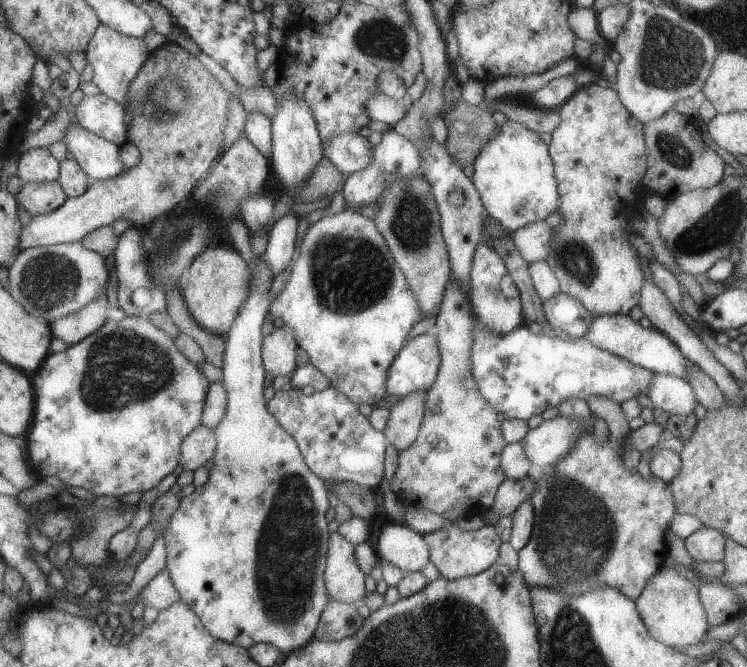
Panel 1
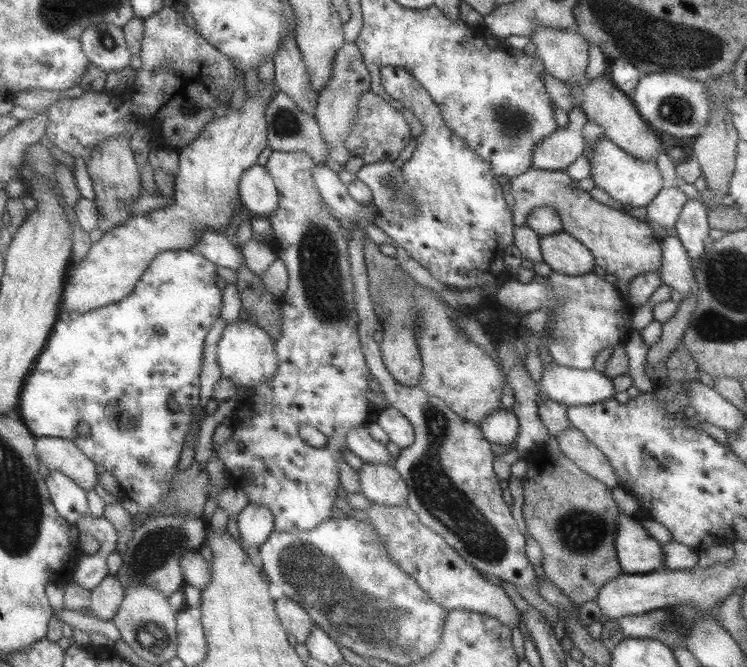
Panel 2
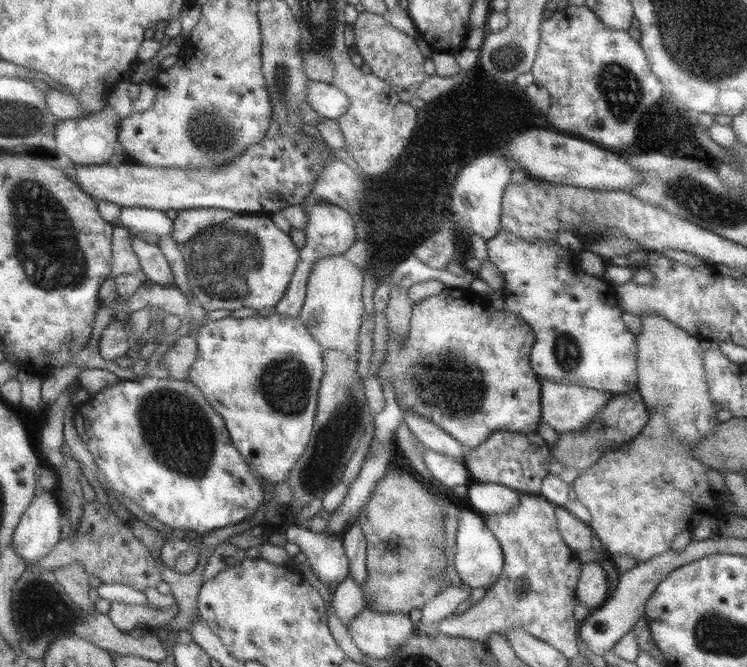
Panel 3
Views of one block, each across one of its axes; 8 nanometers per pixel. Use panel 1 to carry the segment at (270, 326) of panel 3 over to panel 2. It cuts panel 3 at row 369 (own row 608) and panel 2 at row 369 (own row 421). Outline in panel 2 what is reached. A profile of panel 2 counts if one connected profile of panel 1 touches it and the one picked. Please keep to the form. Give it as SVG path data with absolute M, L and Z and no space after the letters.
M239 319L226 325L217 347L218 365L222 369L222 376L230 378L237 386L251 390L272 379L280 365L274 344L270 334L255 323Z

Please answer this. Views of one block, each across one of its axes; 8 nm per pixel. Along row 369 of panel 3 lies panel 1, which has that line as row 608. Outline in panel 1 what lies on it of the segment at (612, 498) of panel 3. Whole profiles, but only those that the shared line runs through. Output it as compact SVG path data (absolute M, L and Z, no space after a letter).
M662 567L644 586L644 592L635 600L650 636L666 646L686 648L706 640L709 622L699 596L699 587L684 578L674 568Z

